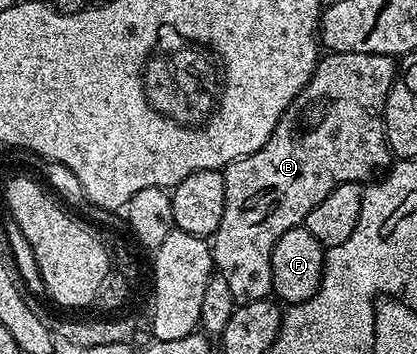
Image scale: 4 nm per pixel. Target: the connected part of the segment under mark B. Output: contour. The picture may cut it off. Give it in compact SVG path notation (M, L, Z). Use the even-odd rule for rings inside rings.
M324 54L301 93L293 97L287 112L277 121L271 140L260 151L249 153L222 168L225 213L221 213L221 225L217 225L211 243L211 262L217 274L225 277L236 304L261 301L272 294L271 258L273 245L277 245L281 233L289 233L289 229L300 226L309 209L321 205L337 185L366 184L392 166L393 156L383 132L383 106L387 104L387 94L396 74L396 60L389 55Z

